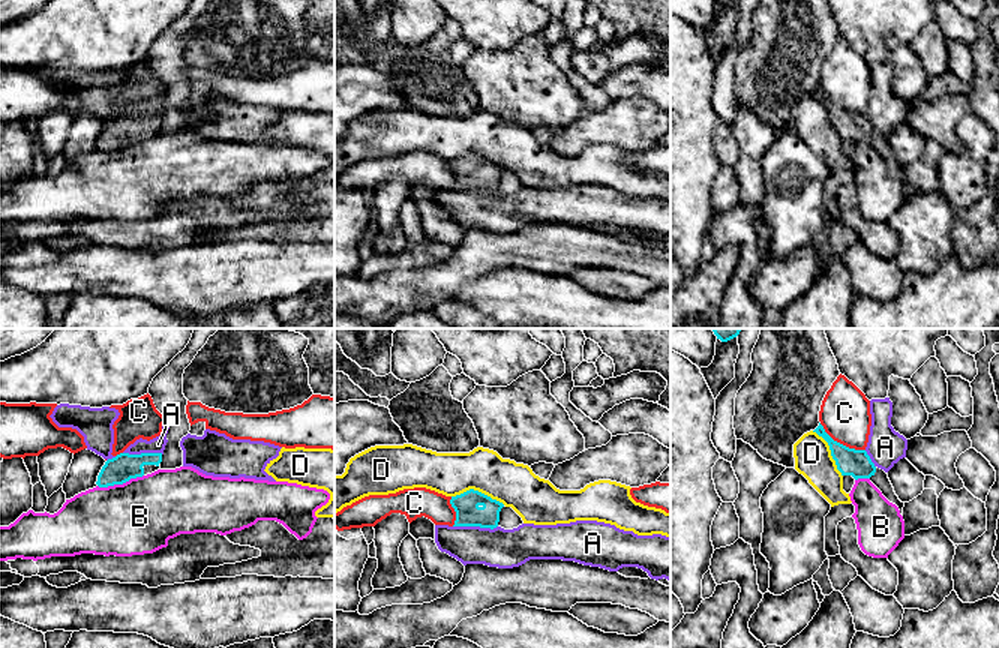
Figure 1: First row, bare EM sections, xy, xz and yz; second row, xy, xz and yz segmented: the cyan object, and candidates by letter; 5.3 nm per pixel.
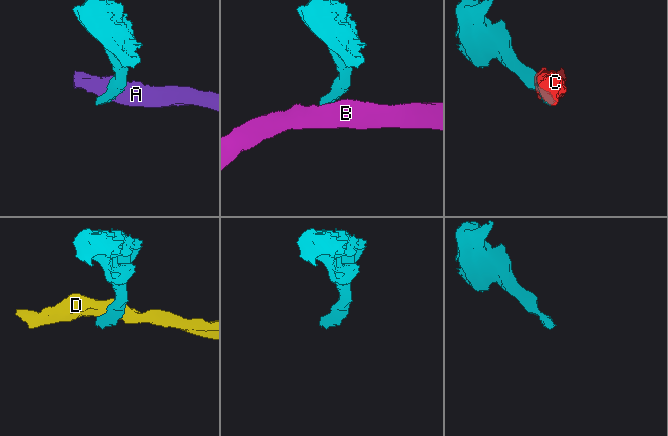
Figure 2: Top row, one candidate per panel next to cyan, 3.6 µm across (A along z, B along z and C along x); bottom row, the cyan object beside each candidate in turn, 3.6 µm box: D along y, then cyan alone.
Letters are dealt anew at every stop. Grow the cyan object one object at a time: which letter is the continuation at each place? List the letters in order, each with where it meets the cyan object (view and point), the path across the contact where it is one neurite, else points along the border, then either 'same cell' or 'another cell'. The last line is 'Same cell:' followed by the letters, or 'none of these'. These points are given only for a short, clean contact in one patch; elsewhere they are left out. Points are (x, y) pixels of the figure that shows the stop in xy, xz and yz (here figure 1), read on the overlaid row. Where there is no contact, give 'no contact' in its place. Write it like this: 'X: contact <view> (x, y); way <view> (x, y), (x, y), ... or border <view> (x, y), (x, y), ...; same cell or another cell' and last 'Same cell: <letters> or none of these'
A: contact xz (476, 525); border xz (453, 525), (497, 527); another cell
B: contact xy (120, 483); border xy (143, 474), (122, 483), (98, 486); another cell
C: contact yz (842, 444); another cell
D: contact xz (477, 491); another cell
Same cell: none of these

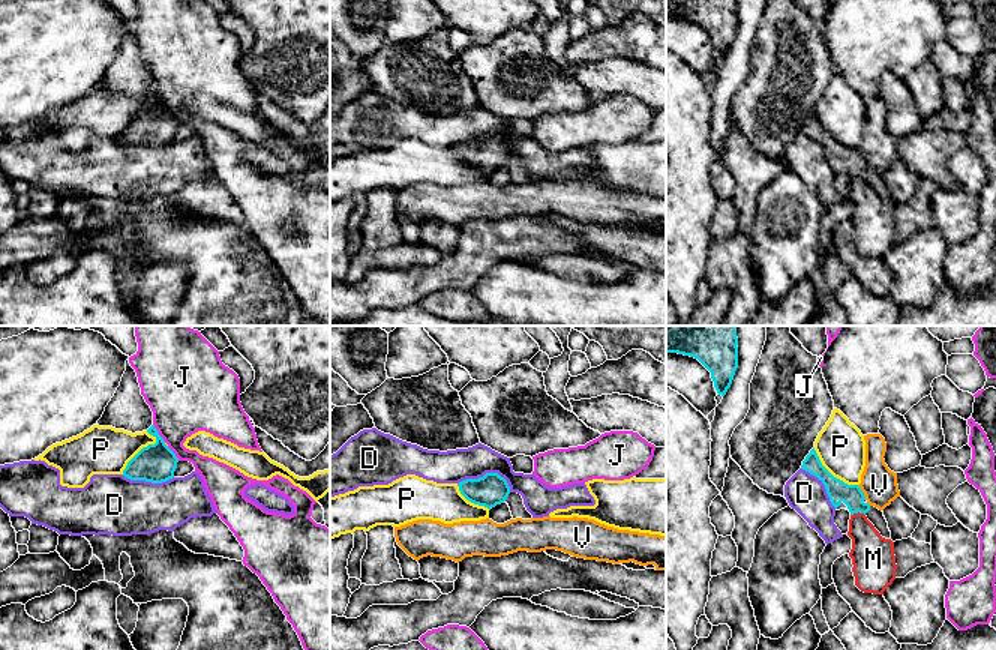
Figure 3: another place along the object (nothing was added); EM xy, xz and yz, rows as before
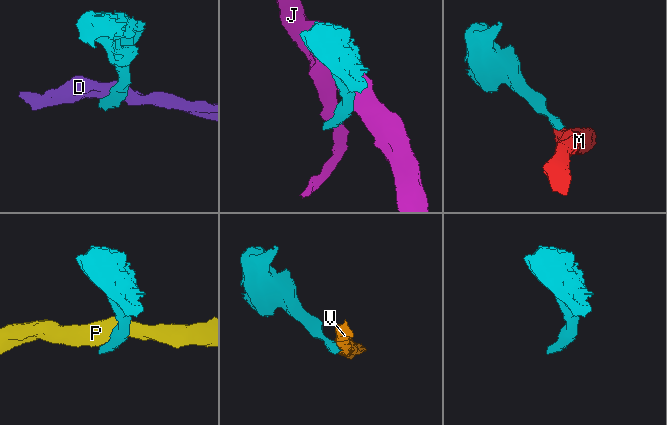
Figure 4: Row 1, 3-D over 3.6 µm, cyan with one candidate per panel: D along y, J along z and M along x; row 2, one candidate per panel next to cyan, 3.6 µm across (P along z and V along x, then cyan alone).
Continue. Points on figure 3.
D: contact xz (488, 473); another cell
J: contact xy (158, 433); border xy (153, 424), (165, 442); another cell
M: contact yz (857, 512); border yz (864, 514), (854, 512), (851, 515); another cell
P: contact xy (138, 452); another cell
V: contact yz (863, 493); border yz (857, 485), (866, 499); another cell
Same cell: none of these

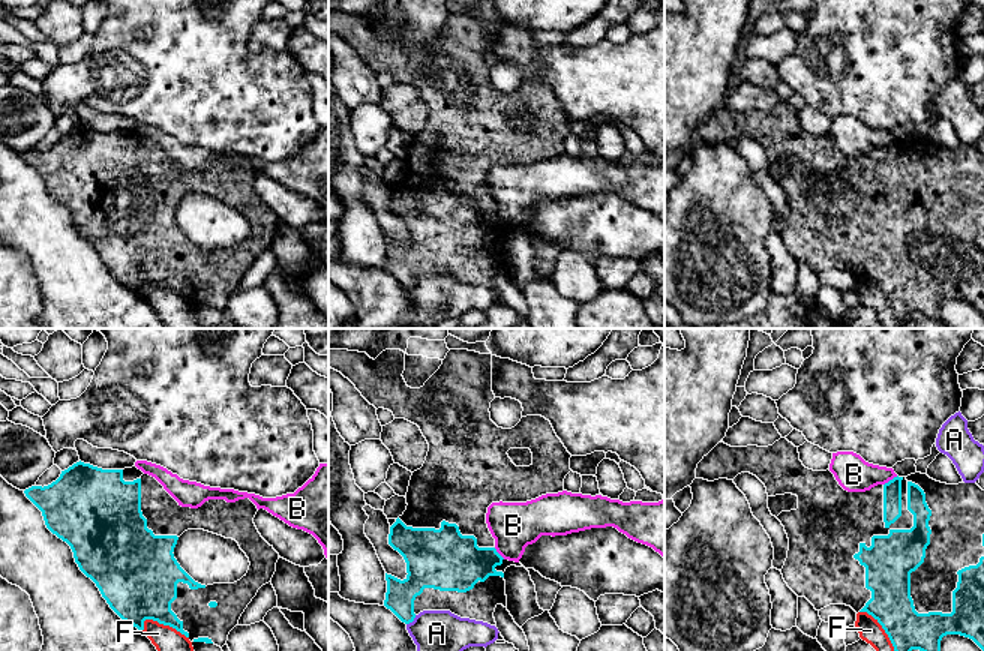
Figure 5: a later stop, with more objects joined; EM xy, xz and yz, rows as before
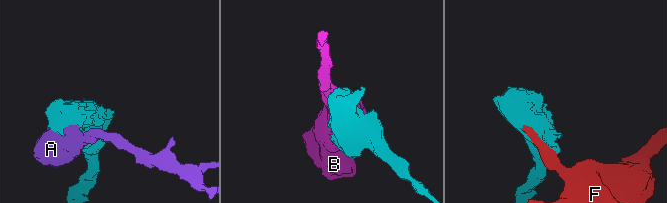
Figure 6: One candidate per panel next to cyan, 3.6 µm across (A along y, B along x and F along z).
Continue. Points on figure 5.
A: contact xz (411, 621); another cell
B: contact yz (890, 480); another cell
F: contact xy (165, 624); another cell
Same cell: none of these

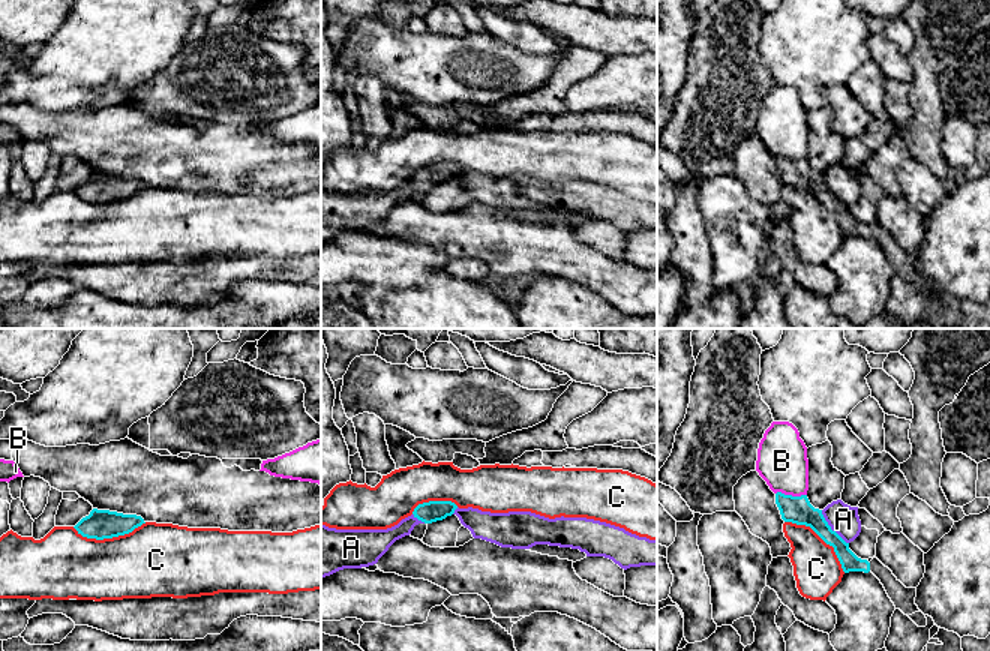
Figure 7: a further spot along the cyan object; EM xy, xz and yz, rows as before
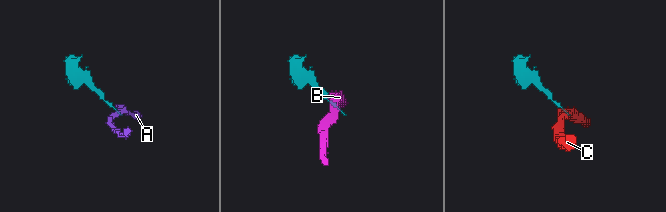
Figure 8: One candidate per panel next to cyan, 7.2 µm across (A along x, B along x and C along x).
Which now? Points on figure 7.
A: contact yz (830, 528); border yz (821, 510), (827, 524), (848, 543); another cell
B: contact yz (791, 495); another cell
C: contact xy (108, 537); another cell
Same cell: none of these

